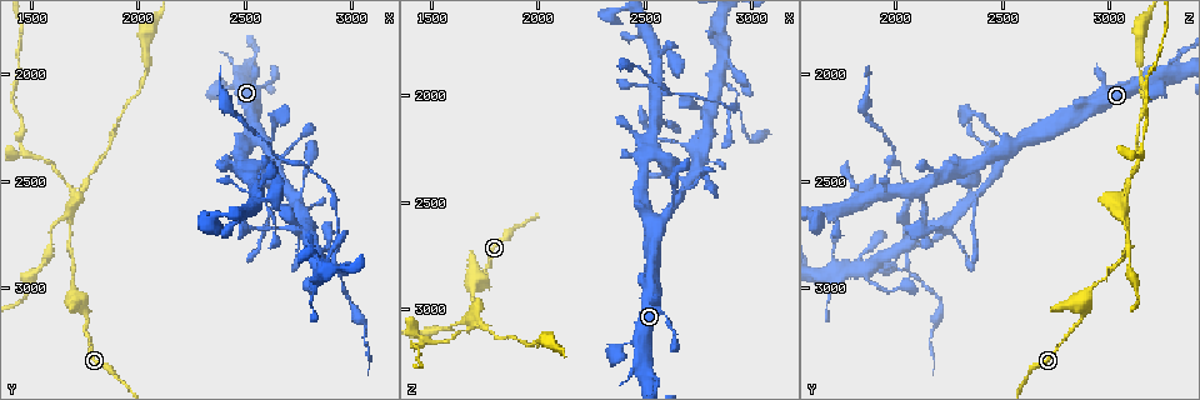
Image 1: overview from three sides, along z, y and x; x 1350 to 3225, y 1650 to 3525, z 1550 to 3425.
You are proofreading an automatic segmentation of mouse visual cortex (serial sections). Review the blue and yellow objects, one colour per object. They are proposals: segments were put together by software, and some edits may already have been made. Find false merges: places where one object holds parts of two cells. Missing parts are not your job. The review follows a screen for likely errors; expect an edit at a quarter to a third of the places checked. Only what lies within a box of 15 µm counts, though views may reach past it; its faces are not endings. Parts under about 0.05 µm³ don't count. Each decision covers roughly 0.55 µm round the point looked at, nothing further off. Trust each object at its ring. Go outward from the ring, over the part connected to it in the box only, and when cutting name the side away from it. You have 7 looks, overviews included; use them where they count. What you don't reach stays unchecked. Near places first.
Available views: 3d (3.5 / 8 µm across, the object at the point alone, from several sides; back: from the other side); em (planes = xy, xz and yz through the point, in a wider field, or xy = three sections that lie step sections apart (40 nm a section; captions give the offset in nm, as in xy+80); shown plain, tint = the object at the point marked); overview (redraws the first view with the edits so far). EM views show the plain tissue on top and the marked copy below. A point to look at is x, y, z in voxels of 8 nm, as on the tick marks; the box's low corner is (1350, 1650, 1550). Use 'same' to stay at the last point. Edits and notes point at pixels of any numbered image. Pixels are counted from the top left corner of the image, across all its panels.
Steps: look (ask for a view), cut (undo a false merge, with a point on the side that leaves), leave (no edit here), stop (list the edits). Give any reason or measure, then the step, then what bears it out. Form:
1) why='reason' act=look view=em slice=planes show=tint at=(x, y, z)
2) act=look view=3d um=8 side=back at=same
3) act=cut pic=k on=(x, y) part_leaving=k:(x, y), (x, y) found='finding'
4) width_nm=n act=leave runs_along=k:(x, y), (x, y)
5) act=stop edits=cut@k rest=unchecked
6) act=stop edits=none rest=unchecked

act=look view=3d um=3.5 at=(2580, 2320, 2580)

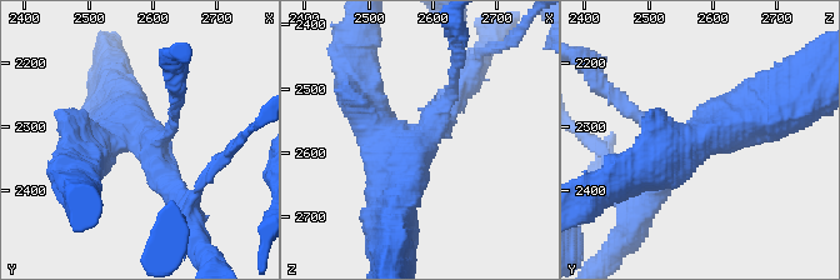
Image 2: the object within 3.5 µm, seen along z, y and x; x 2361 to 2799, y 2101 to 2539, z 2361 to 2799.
arms=4 arm_widths_nm=200,350,500,600 why='need the tissue' act=look view=em slice=xy step=1 show=tint at=(2580, 2315, 2580)

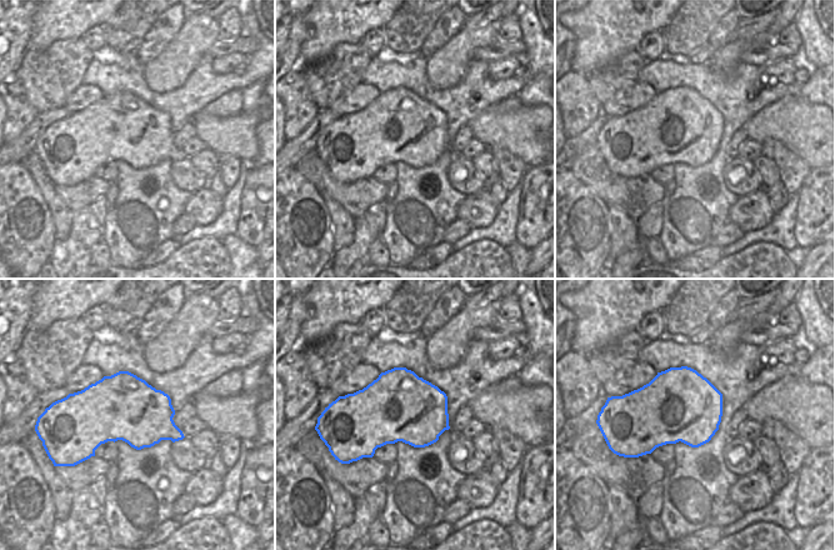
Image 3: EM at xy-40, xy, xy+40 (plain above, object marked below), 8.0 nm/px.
act=leave runs_along=2:(794, 104), (708, 128), (669, 170) found='one cell here'

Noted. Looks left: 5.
why='calibre changes' act=look view=3d um=8 at=(2720, 2580, 2360)

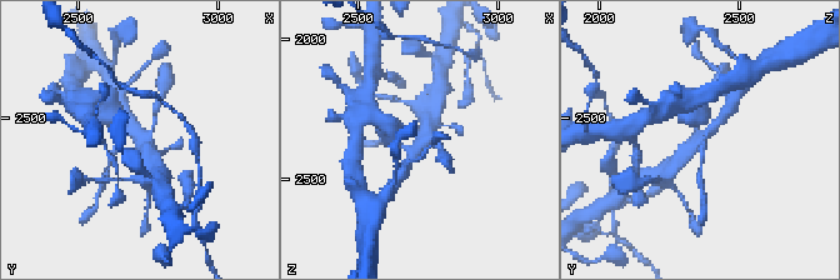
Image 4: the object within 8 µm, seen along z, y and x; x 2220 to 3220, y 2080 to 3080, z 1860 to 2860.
why='need the tissue' act=look view=em slice=planes show=tint at=(2730, 2580, 2370)

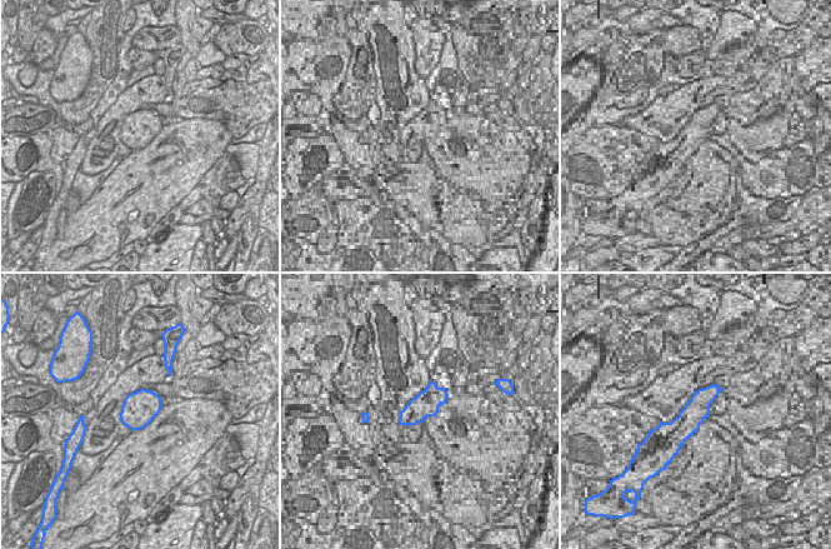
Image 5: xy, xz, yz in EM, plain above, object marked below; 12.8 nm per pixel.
act=leave runs_along=4:(724, 115), (675, 164) found='continuous, no second cell'

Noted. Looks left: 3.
act=look view=3d um=8 at=(1720, 3090, 2880)

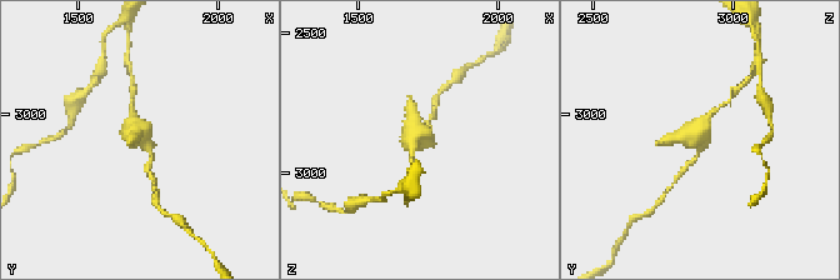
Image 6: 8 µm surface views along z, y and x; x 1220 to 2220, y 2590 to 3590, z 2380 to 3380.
act=look view=em slice=xy step=1 show=tint at=(1730, 3100, 2890)

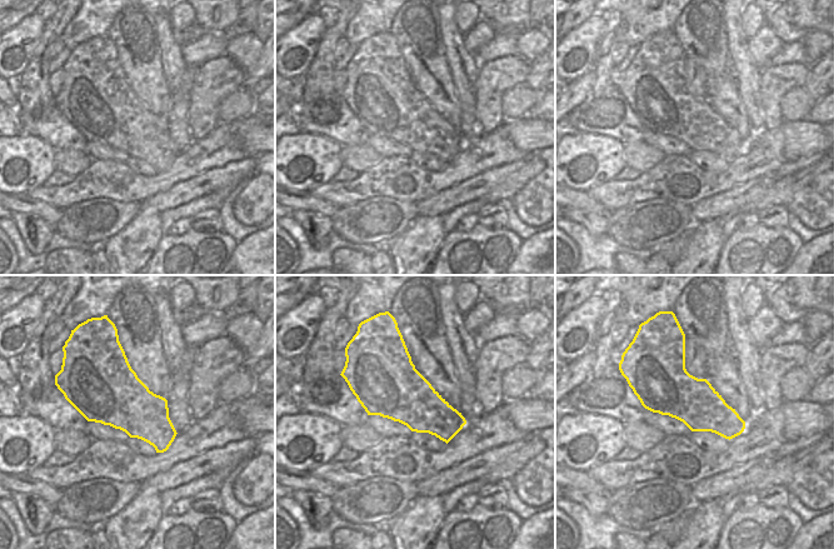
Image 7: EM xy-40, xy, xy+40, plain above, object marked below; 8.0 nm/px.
act=leave runs_along=6:(151, 160), (133, 131), (133, 106) found='continuous, no second cell'

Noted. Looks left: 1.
act=stop edits=none rest=unchecked

